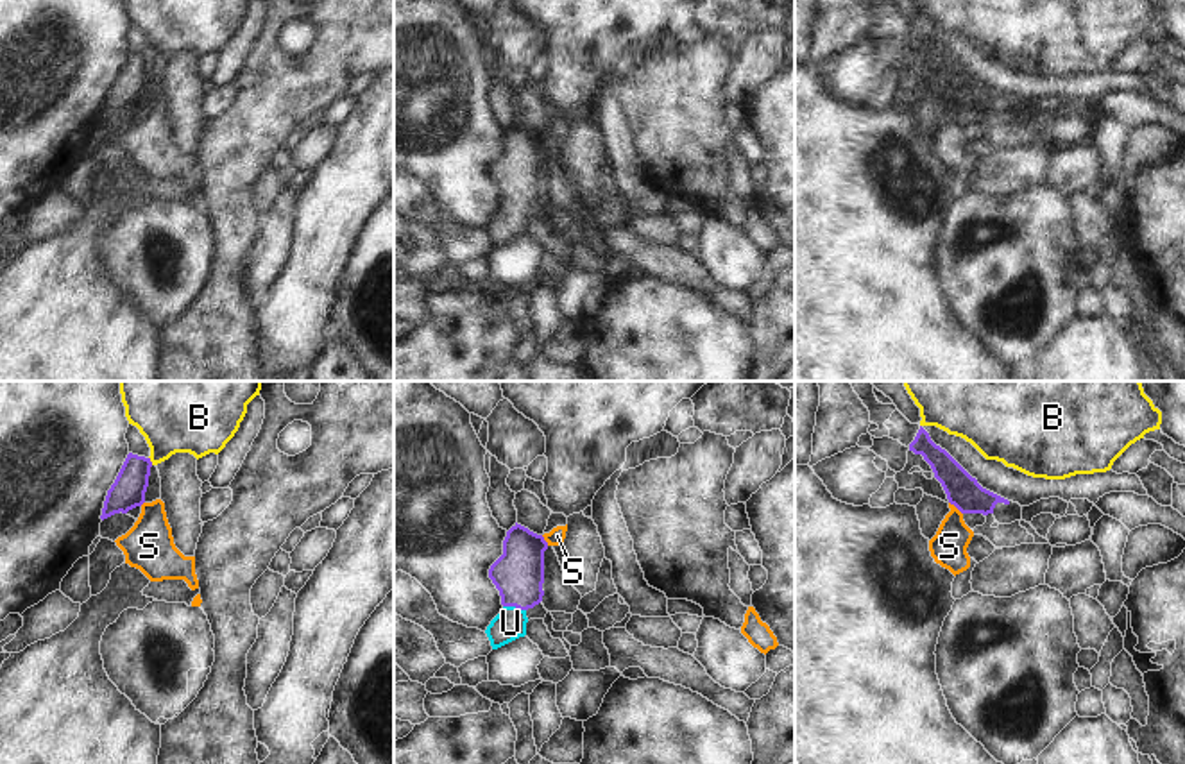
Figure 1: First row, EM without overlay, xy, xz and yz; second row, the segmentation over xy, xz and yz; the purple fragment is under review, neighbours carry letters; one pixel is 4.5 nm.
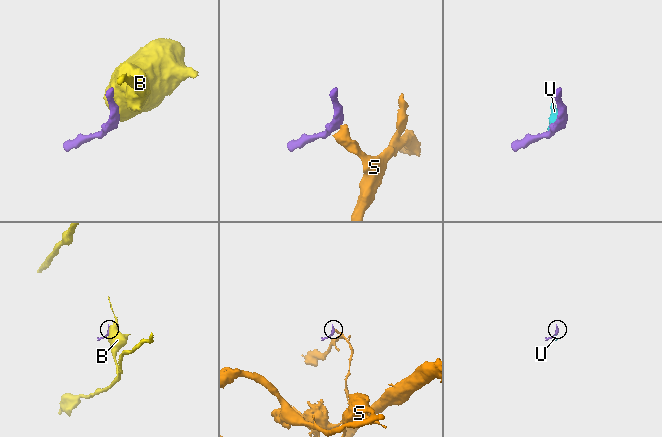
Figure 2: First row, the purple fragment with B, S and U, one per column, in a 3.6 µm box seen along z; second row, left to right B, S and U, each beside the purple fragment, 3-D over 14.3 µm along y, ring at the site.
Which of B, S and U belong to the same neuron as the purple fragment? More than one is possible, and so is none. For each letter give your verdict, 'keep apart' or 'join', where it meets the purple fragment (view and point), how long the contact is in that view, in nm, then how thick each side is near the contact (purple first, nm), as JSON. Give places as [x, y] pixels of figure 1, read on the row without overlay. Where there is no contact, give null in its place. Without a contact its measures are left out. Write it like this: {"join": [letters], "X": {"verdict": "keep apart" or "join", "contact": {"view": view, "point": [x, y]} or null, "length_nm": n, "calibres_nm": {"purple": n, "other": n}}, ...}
{"join": ["U"], "B": {"verdict": "keep apart", "contact": {"view": "xy", "point": [149, 59]}, "length_nm": 40, "calibres_nm": {"purple": 150, "other": 240}}, "S": {"verdict": "keep apart", "contact": {"view": "yz", "point": [956, 106]}, "length_nm": 90, "calibres_nm": {"purple": 150, "other": 160}}, "U": {"verdict": "join", "contact": {"view": "xz", "point": [514, 204]}, "length_nm": 110, "calibres_nm": {"purple": 220, "other": 140}}}

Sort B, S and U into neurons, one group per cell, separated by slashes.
B / S / U

